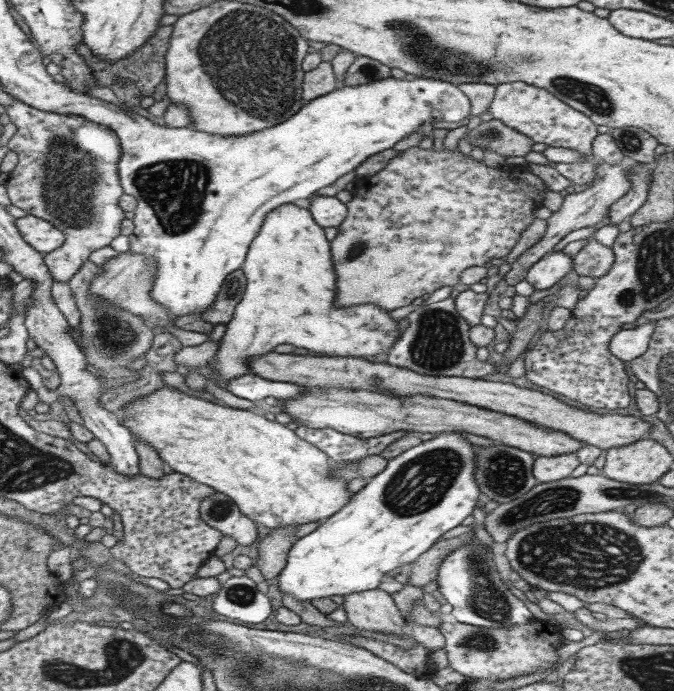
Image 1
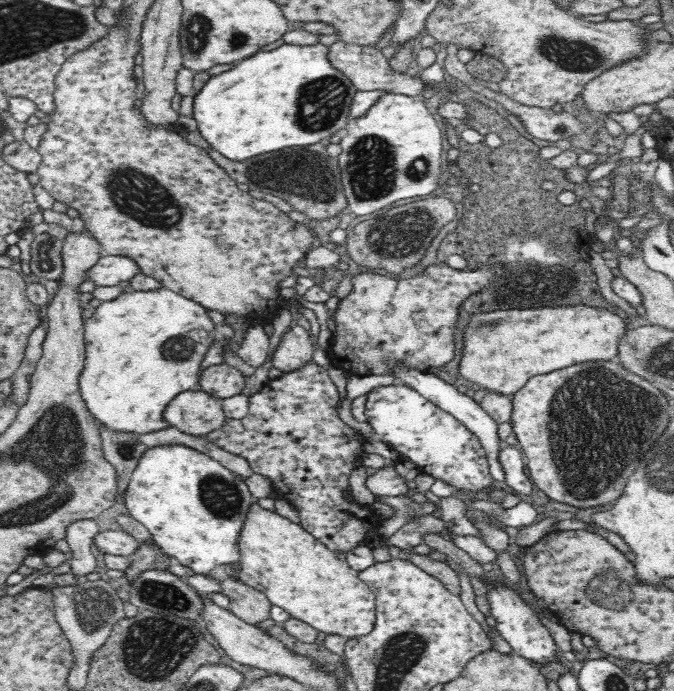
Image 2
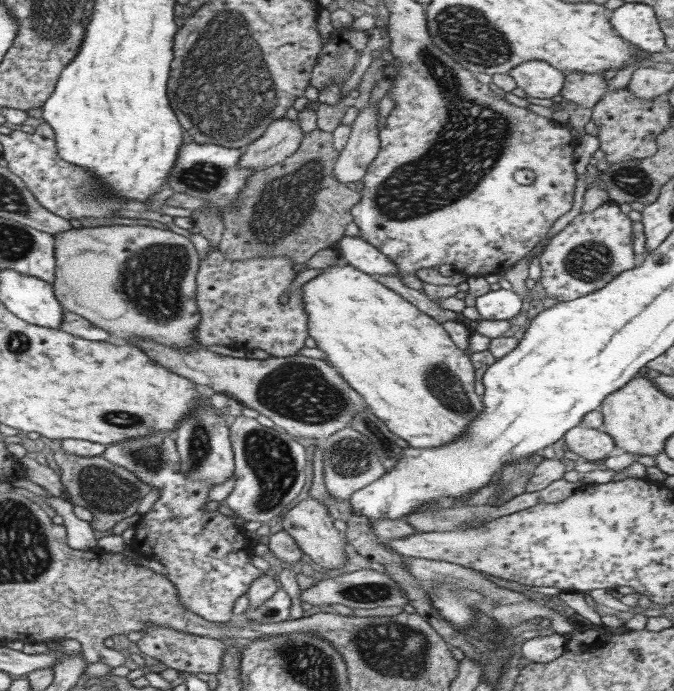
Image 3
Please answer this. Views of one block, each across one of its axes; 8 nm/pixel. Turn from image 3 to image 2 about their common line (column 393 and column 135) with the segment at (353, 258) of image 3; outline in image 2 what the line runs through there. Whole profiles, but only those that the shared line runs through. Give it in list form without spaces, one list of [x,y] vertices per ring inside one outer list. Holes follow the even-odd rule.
[[[104,255],[86,272],[86,280],[92,280],[96,286],[116,286],[136,276],[138,268],[133,258]]]

